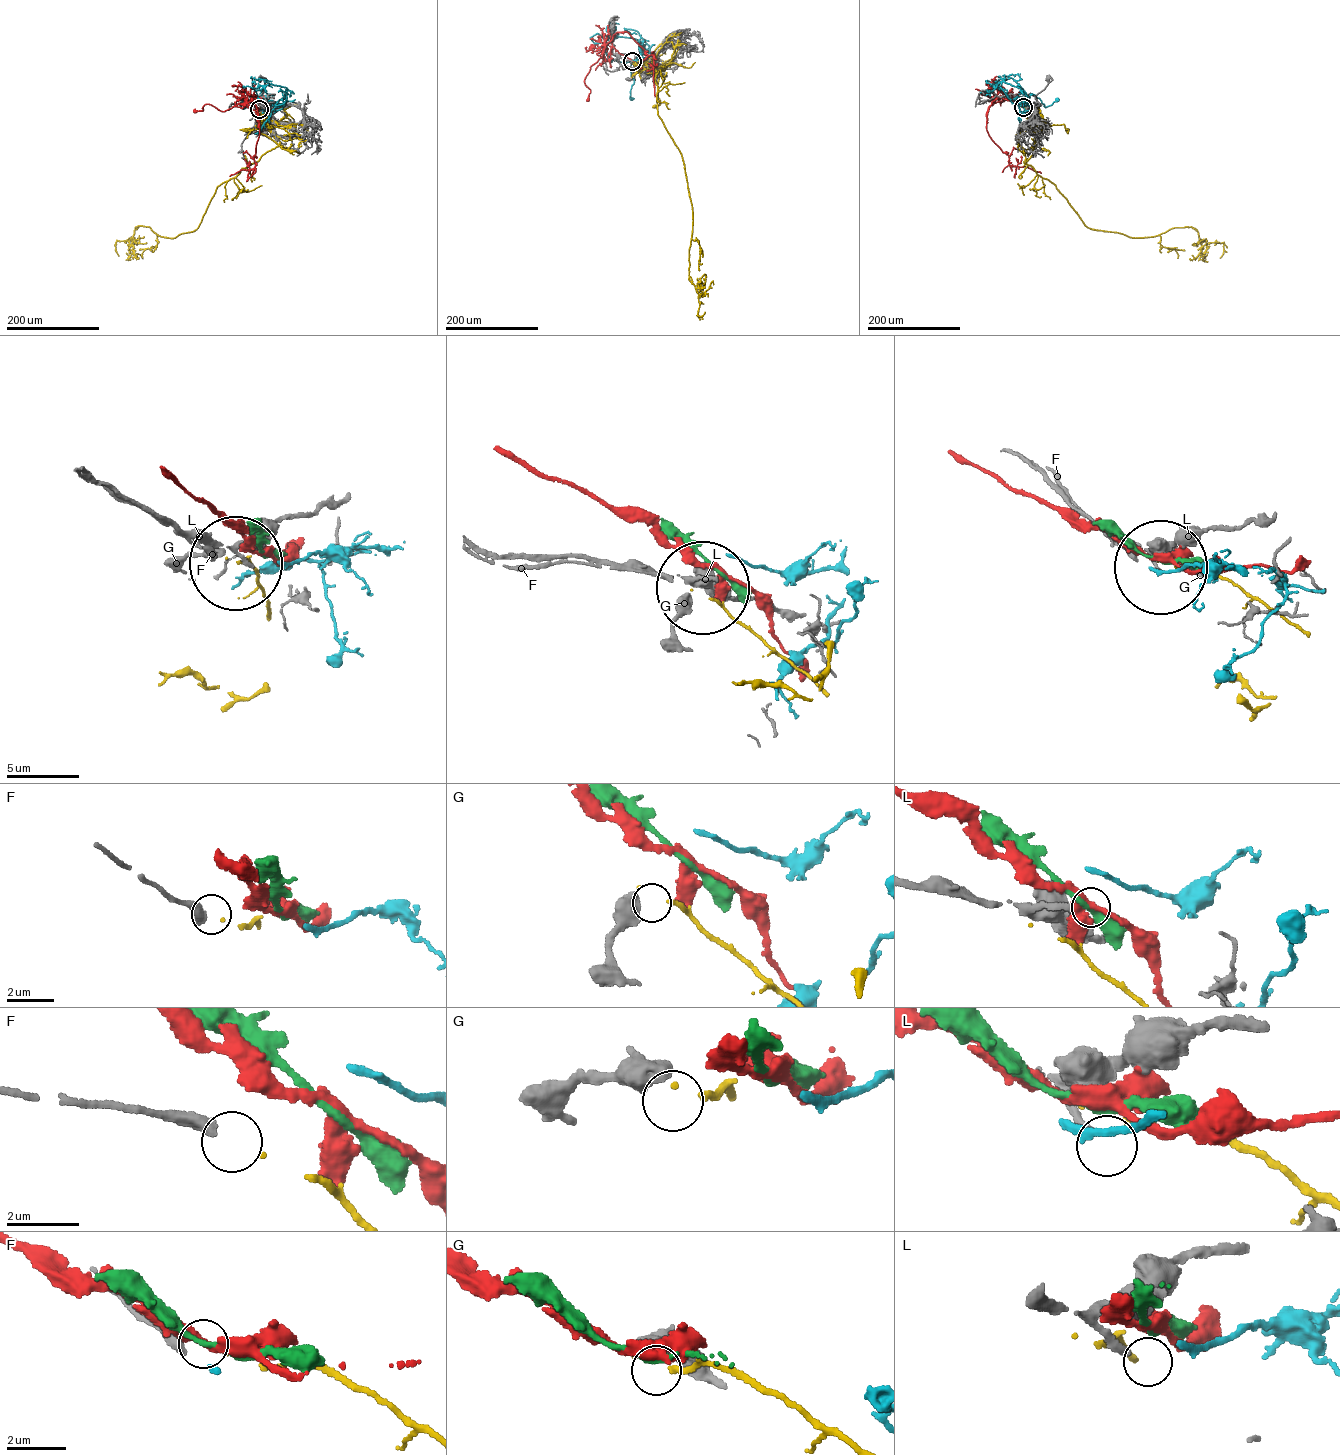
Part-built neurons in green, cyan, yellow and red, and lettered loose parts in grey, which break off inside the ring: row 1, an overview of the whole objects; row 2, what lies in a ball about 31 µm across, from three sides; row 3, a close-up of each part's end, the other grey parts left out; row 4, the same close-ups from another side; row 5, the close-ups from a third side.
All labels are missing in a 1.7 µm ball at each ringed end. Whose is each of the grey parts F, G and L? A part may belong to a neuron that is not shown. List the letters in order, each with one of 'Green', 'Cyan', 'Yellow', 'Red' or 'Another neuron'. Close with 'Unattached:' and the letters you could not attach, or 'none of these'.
F: Yellow
G: Another neuron
L: Another neuron
Unattached: G, L

